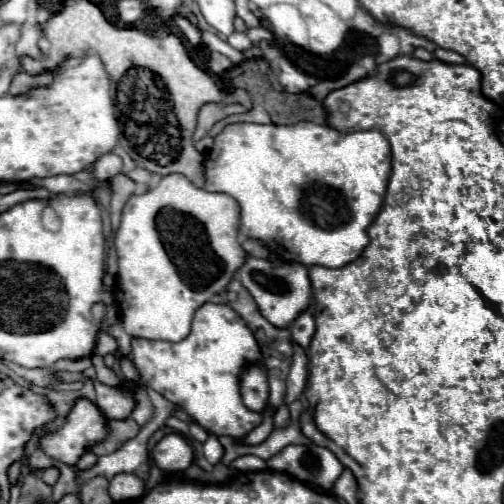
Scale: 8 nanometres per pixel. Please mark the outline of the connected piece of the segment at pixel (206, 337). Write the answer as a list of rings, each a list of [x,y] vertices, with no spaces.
[[[204,303],[194,315],[194,325],[184,341],[132,339],[132,363],[146,385],[152,385],[162,397],[180,405],[196,423],[214,435],[242,437],[260,425],[262,417],[248,411],[240,397],[238,373],[246,361],[258,361],[258,343],[254,335],[226,305]]]

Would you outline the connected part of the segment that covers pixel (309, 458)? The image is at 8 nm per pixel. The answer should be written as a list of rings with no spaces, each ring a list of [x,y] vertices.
[[[314,443],[310,445],[288,445],[278,455],[270,457],[266,465],[274,471],[290,473],[302,483],[318,485],[322,489],[330,489],[334,481],[344,471],[342,463],[330,453]]]

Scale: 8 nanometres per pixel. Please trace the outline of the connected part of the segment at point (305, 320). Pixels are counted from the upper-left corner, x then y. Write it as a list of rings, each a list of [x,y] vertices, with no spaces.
[[[304,311],[304,313],[294,321],[290,333],[292,333],[292,341],[294,341],[296,345],[300,345],[302,349],[306,349],[306,347],[310,345],[312,335],[314,335],[314,317],[312,317],[308,311]]]

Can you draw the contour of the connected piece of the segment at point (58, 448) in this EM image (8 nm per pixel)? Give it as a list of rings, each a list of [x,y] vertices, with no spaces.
[[[78,399],[66,419],[66,425],[46,435],[40,445],[46,455],[62,463],[76,465],[82,453],[86,453],[90,445],[102,441],[106,435],[106,417],[102,417],[102,411],[88,399]]]

